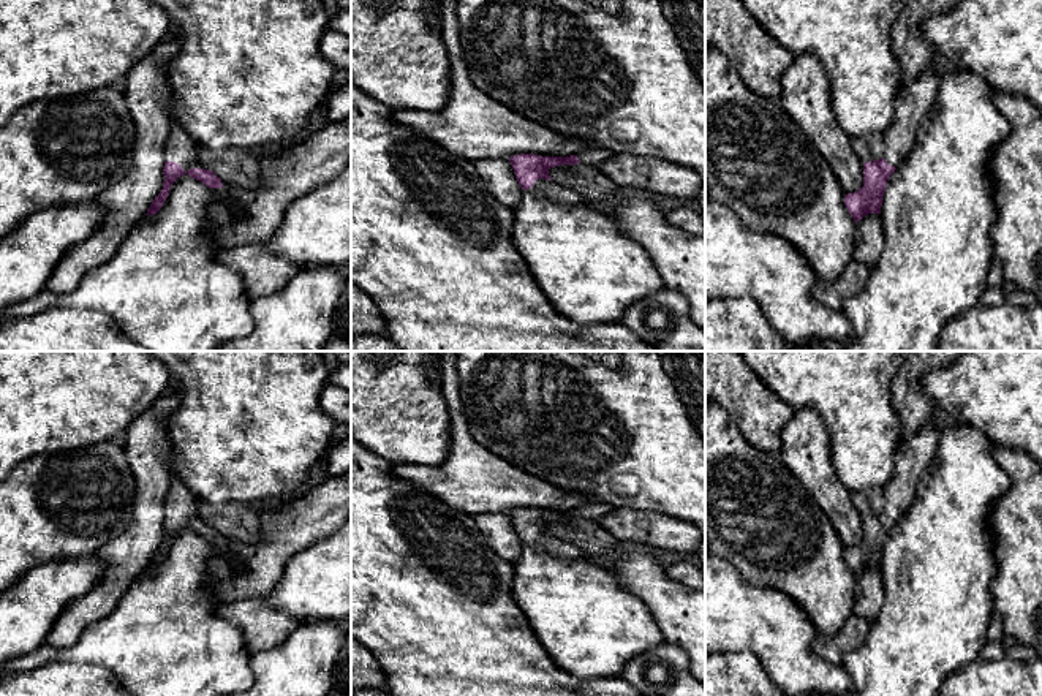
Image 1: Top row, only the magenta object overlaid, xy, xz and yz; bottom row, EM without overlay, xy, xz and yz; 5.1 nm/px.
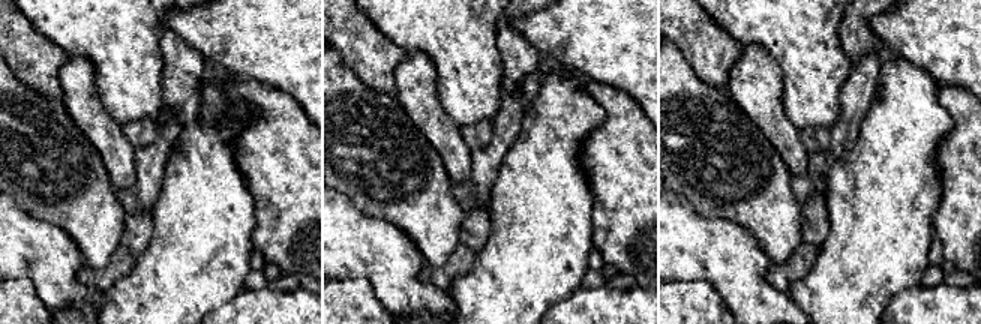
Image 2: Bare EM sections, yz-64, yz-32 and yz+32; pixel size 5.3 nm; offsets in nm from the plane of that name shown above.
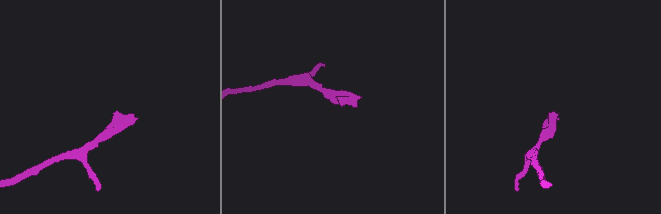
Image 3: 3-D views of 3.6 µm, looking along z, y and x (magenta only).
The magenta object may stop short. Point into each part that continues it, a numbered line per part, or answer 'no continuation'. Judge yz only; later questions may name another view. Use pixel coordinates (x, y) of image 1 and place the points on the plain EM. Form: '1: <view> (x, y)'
1: yz (914, 456)

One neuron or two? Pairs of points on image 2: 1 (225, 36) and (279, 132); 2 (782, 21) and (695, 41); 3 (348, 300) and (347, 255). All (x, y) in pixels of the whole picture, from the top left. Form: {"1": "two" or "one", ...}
{"1": "two", "2": "two", "3": "two"}

